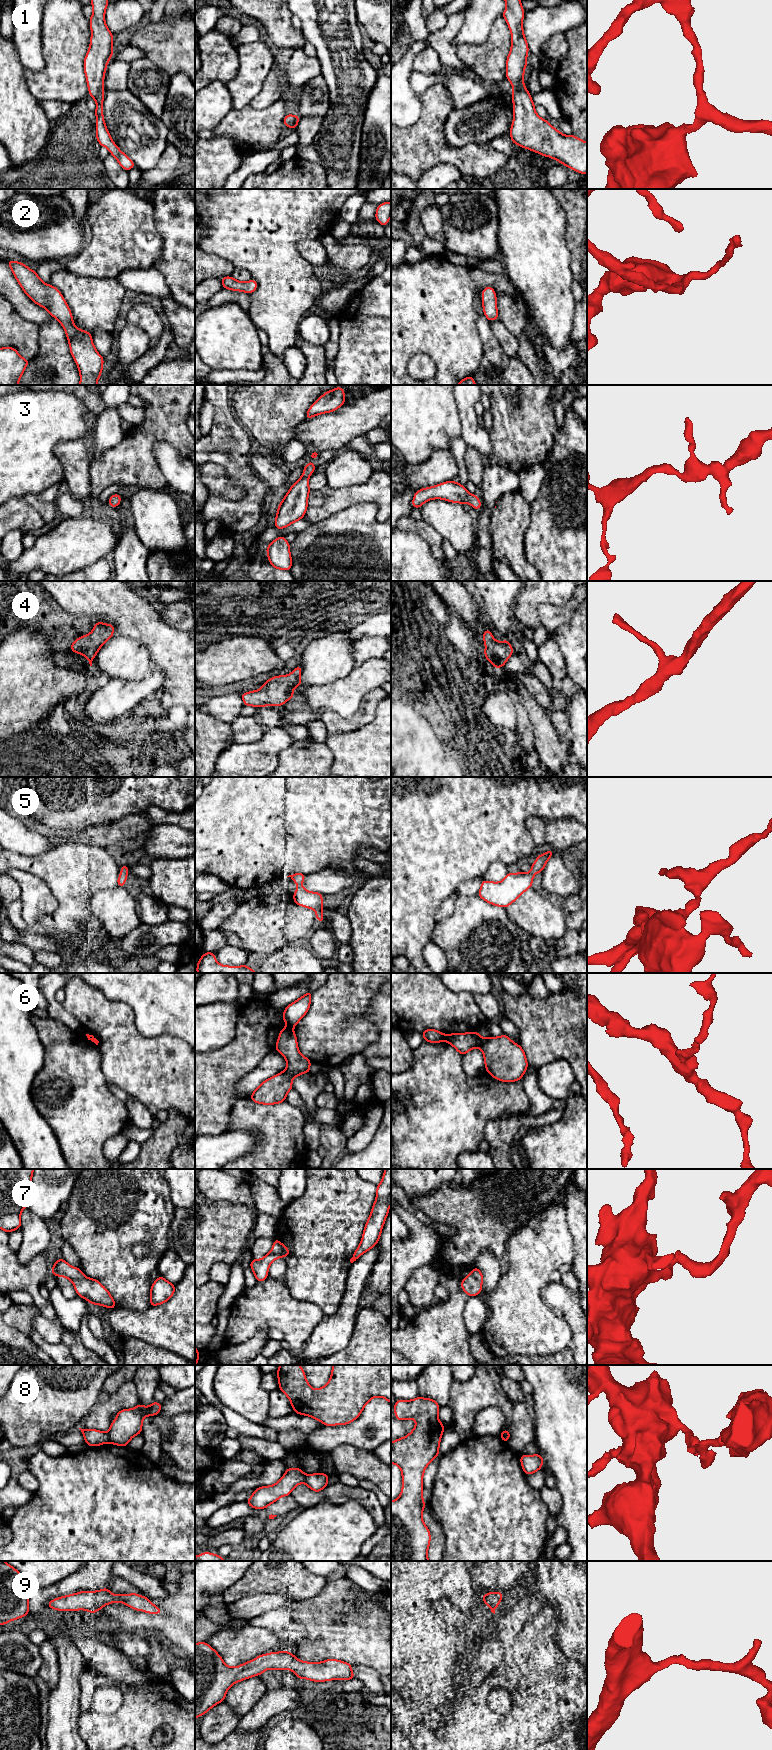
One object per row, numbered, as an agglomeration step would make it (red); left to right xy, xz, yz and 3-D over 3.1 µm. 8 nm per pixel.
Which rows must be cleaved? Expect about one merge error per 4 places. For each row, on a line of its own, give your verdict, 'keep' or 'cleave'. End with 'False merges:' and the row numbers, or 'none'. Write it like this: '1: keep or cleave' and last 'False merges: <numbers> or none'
1: keep
2: keep
3: keep
4: keep
5: keep
6: cleave
7: keep
8: cleave
9: keep
False merges: 6, 8

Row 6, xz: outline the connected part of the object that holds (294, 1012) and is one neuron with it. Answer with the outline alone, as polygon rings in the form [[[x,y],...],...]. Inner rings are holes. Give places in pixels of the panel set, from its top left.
[[[311,991],[307,992],[298,1000],[285,1007],[282,1017],[287,1027],[295,1027],[308,1012],[310,1008],[312,993],[313,992]]]

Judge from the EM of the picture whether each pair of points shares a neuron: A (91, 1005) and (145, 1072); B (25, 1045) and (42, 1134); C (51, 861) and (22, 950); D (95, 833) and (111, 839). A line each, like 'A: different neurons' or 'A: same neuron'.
A: same neuron
B: same neuron
C: different neurons
D: same neuron

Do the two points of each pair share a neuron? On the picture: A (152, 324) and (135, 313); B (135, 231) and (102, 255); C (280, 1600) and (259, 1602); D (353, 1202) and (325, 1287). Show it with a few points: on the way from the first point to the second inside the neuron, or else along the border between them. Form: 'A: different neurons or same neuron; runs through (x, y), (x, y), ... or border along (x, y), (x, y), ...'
A: same neuron; runs through (148, 320), (139, 314)
B: same neuron; runs through (127, 234), (110, 251)
C: same neuron; runs through (275, 1600), (264, 1602)
D: same neuron; runs through (332, 1223), (330, 1258), (325, 1266)

